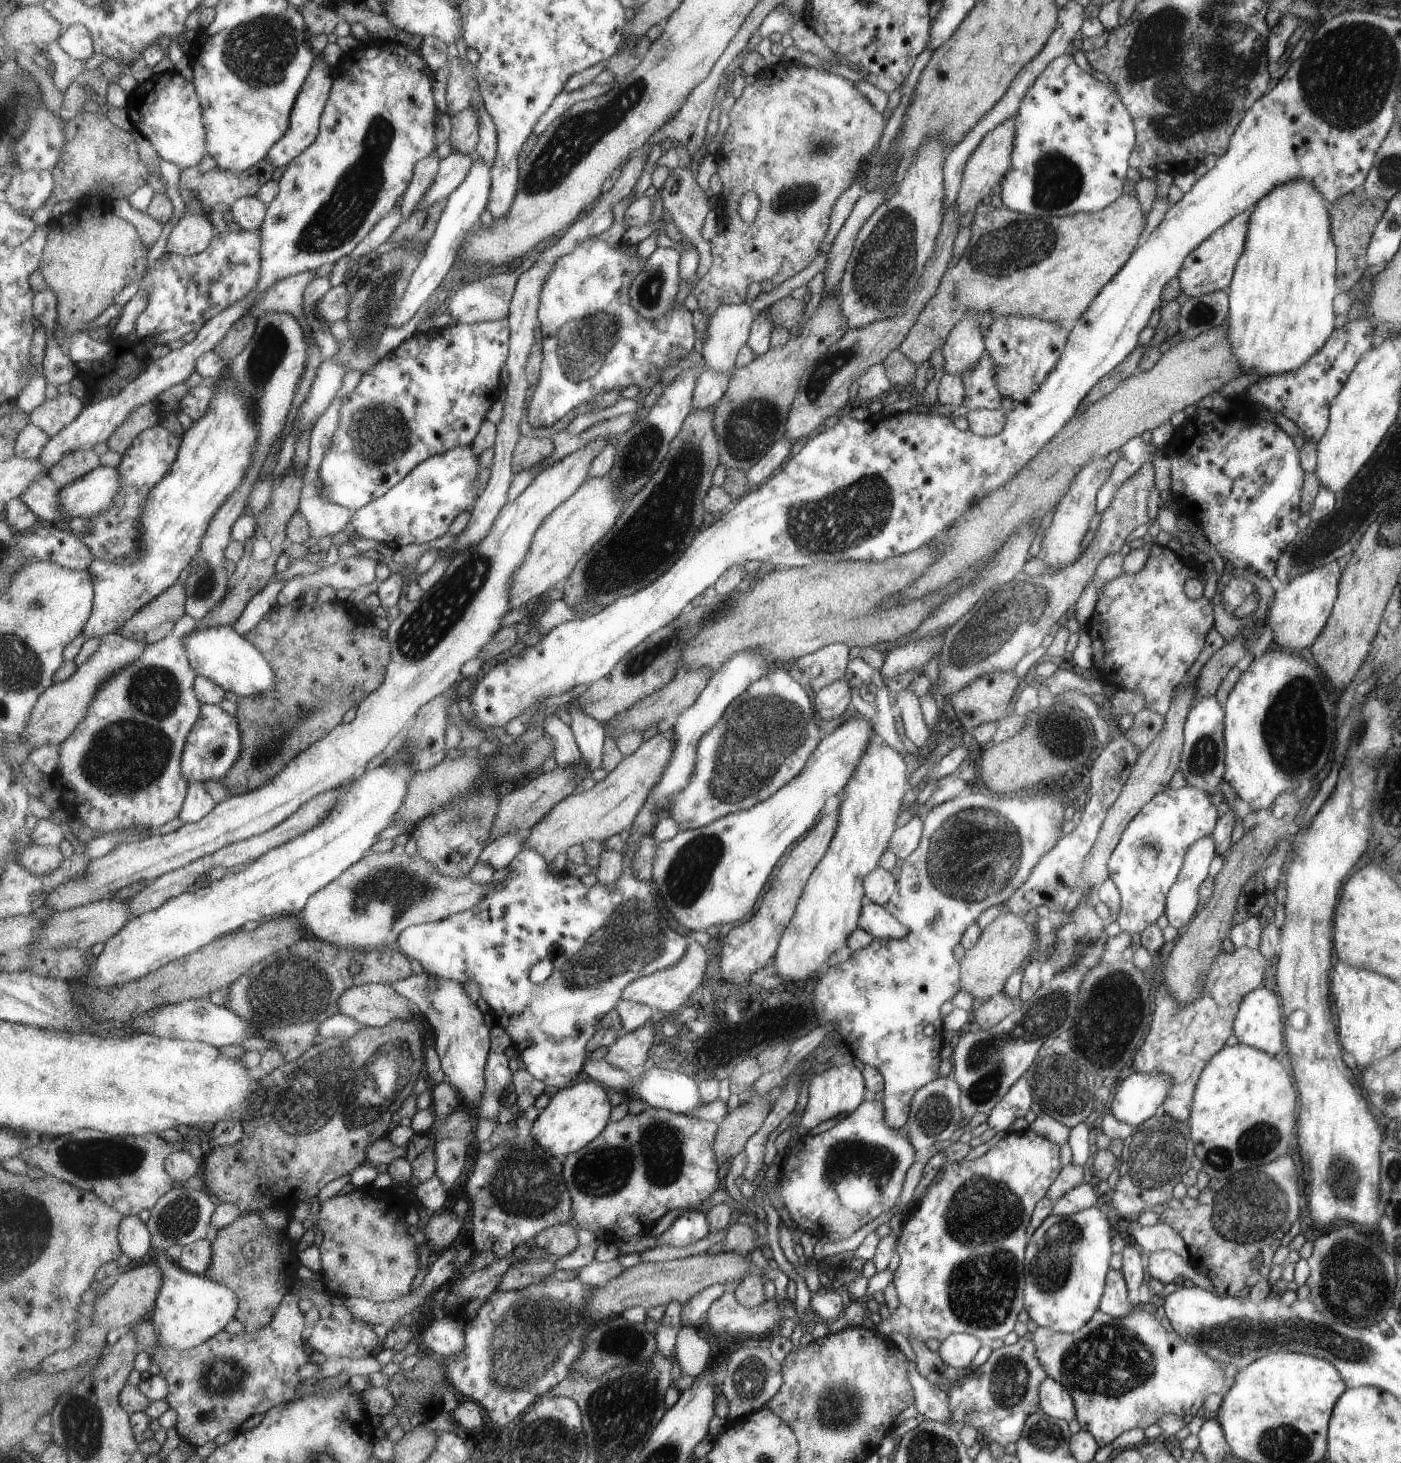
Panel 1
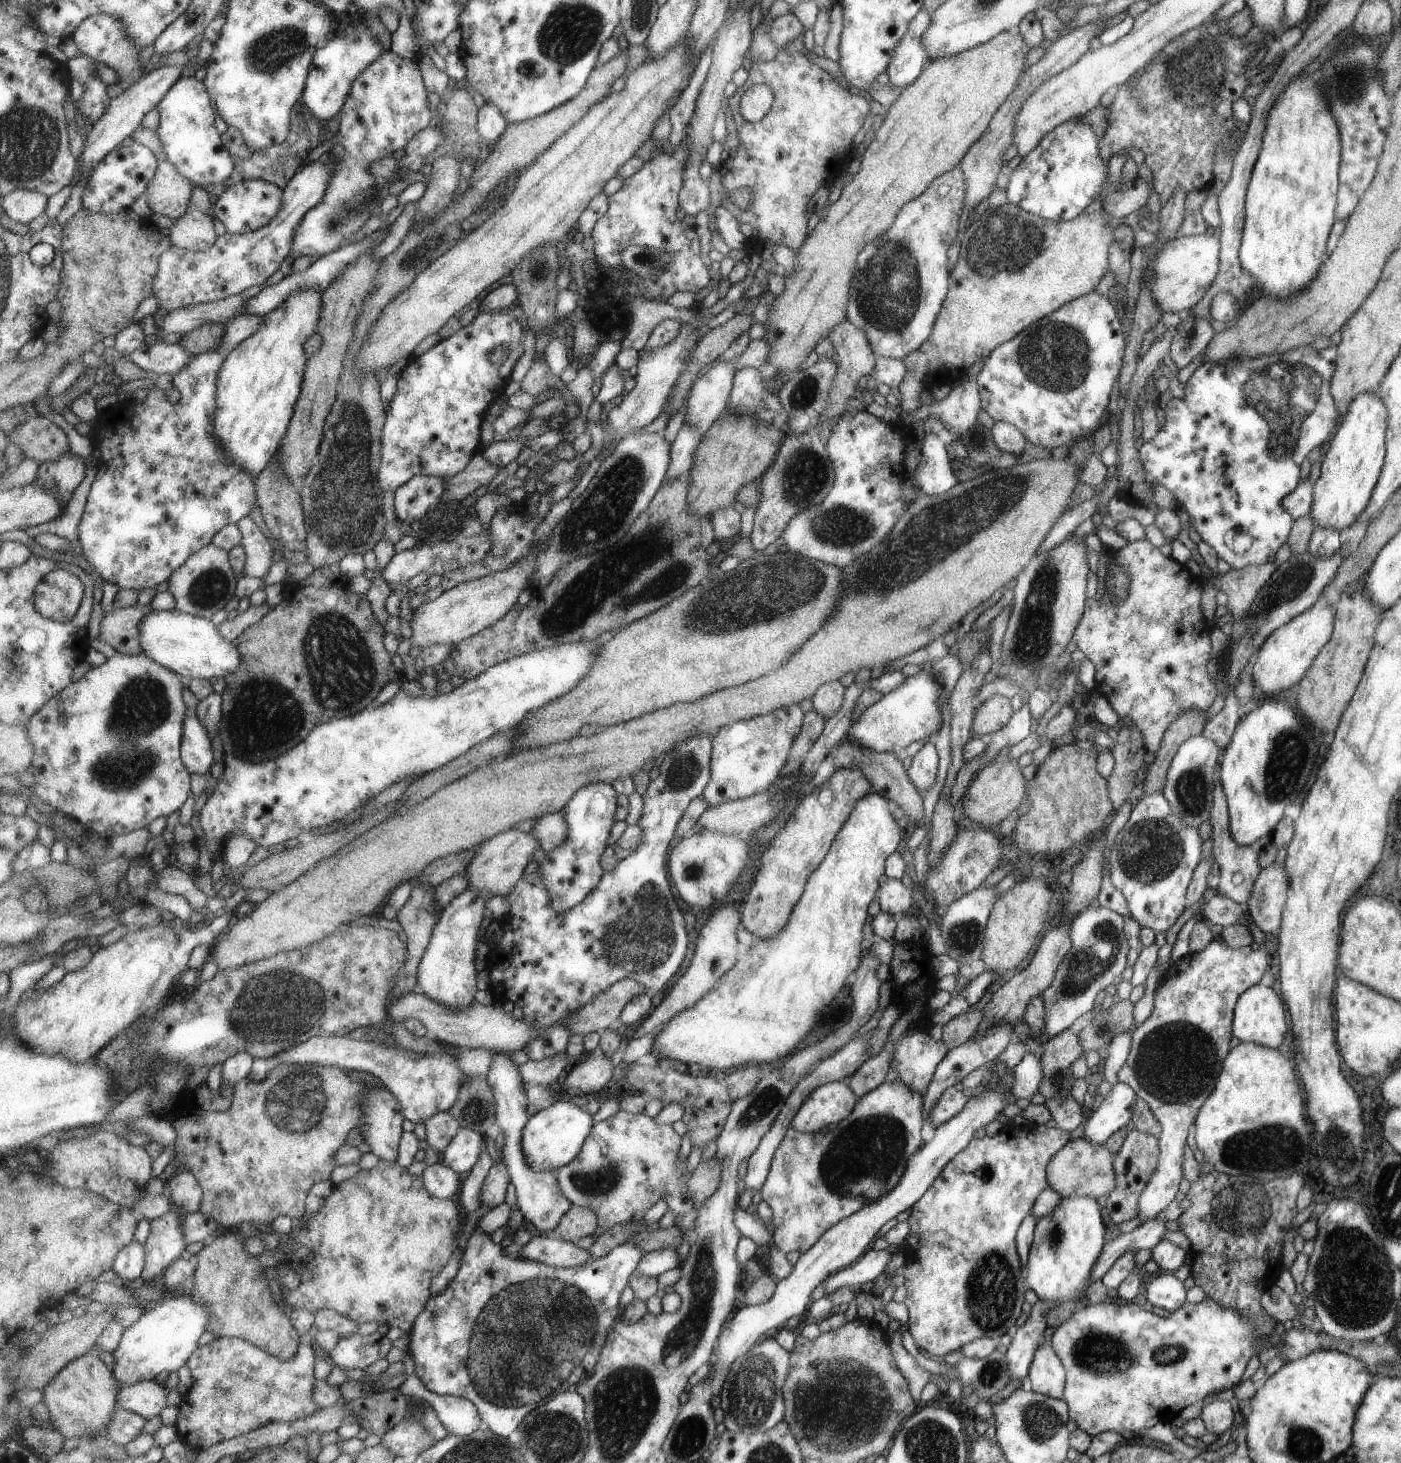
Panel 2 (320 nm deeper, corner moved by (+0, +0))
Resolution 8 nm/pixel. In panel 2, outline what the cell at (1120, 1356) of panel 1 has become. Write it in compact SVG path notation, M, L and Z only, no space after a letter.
M1204 1298L1198 1304L1185 1302L1177 1311L1171 1312L1165 1318L1158 1318L1152 1312L1145 1312L1135 1304L1112 1304L1111 1302L1101 1302L1091 1306L1087 1304L1085 1308L1076 1308L1071 1316L1062 1324L1059 1324L1053 1331L1050 1339L1047 1340L1051 1350L1055 1352L1065 1370L1064 1390L1062 1401L1069 1408L1069 1420L1073 1420L1080 1430L1083 1430L1089 1437L1100 1435L1104 1431L1112 1431L1122 1436L1127 1436L1136 1431L1151 1428L1155 1424L1171 1423L1173 1416L1183 1408L1190 1406L1196 1401L1202 1400L1208 1394L1219 1393L1222 1390L1231 1389L1239 1382L1239 1374L1243 1372L1245 1364L1257 1350L1253 1348L1258 1336L1253 1328L1253 1322L1248 1317L1241 1316L1231 1308L1224 1308L1209 1298Z

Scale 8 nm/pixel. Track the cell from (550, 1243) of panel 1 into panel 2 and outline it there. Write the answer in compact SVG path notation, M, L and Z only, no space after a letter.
M574 1206L563 1216L559 1226L553 1232L561 1236L565 1242L573 1242L586 1236L593 1237L597 1228L599 1228L597 1214L591 1208Z

